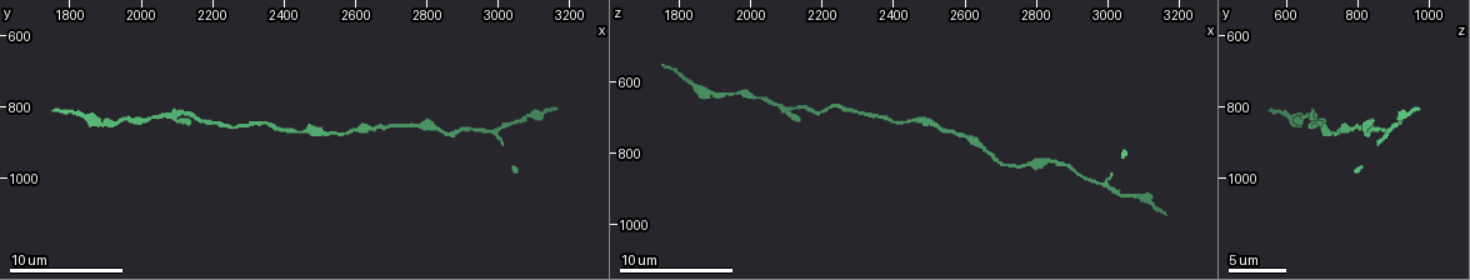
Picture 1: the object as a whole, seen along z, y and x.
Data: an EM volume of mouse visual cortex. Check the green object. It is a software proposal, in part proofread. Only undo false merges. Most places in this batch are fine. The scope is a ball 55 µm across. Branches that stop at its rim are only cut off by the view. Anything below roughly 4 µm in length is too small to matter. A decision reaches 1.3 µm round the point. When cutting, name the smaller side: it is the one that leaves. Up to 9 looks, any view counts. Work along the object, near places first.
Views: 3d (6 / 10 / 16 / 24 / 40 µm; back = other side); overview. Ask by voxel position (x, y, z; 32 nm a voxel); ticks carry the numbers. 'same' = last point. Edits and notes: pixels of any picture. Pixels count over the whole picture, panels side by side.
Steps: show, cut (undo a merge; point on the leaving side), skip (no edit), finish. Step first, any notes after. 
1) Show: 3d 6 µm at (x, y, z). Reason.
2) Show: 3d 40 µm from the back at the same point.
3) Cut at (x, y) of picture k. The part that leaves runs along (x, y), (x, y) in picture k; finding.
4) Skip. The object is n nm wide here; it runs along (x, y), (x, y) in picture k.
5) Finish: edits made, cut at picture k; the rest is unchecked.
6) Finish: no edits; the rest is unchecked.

Show: 3d 16 µm at (2660, 850, 800). Sudden change in width.

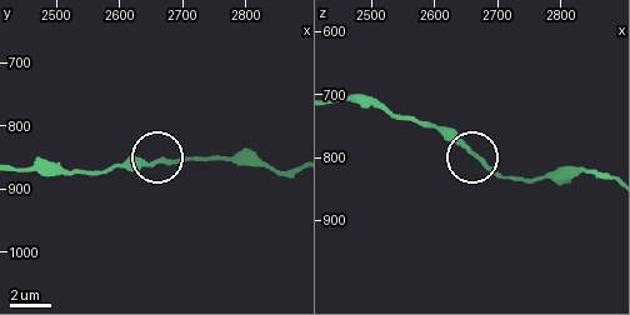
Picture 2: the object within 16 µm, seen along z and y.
Skip. One neuron here.

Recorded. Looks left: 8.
Show: 3d 10 µm at (2840, 870, 830). Thick turns thin.

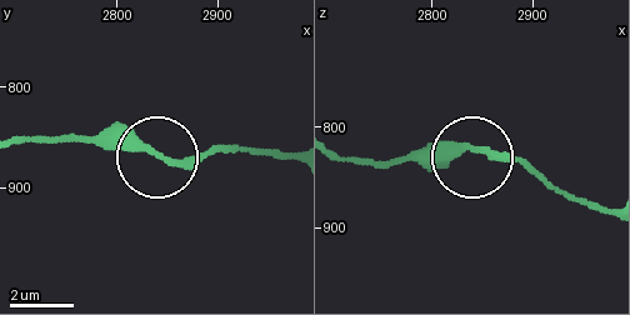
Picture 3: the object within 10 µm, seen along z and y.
Skip. It runs along (26, 139), (131, 139), (188, 163), (241, 146) in picture 3; all the same neuron.

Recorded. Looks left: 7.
Show: 3d 6 µm at (2480, 860, 710).

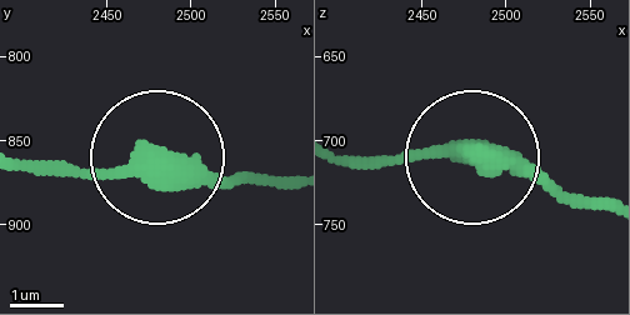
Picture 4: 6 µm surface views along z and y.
Show: 3d 6 µm from the back at (2478, 858, 708).

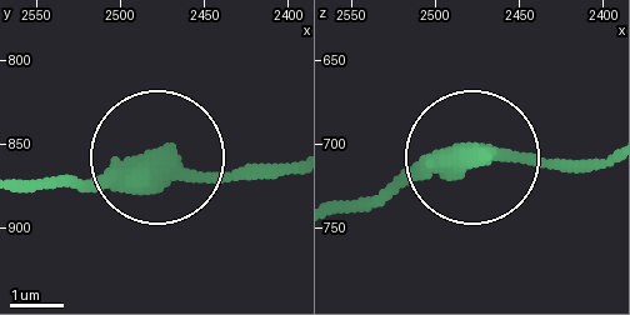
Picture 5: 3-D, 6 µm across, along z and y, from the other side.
Skip. The object is 390 nm wide here; it runs along (158, 169), (291, 174) in picture 5; one neuron here.

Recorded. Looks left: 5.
Show: 3d 10 µm at (2970, 860, 880). Calibre changes.

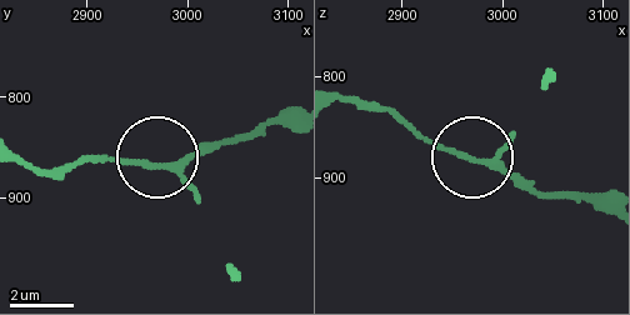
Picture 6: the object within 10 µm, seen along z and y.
Skip. The object is 150 nm wide here; it runs along (339, 99), (388, 109), (435, 141), (554, 195) in picture 6; continuous, no second neuron.

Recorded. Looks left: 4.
Finish: no edits; the rest is unchecked.

